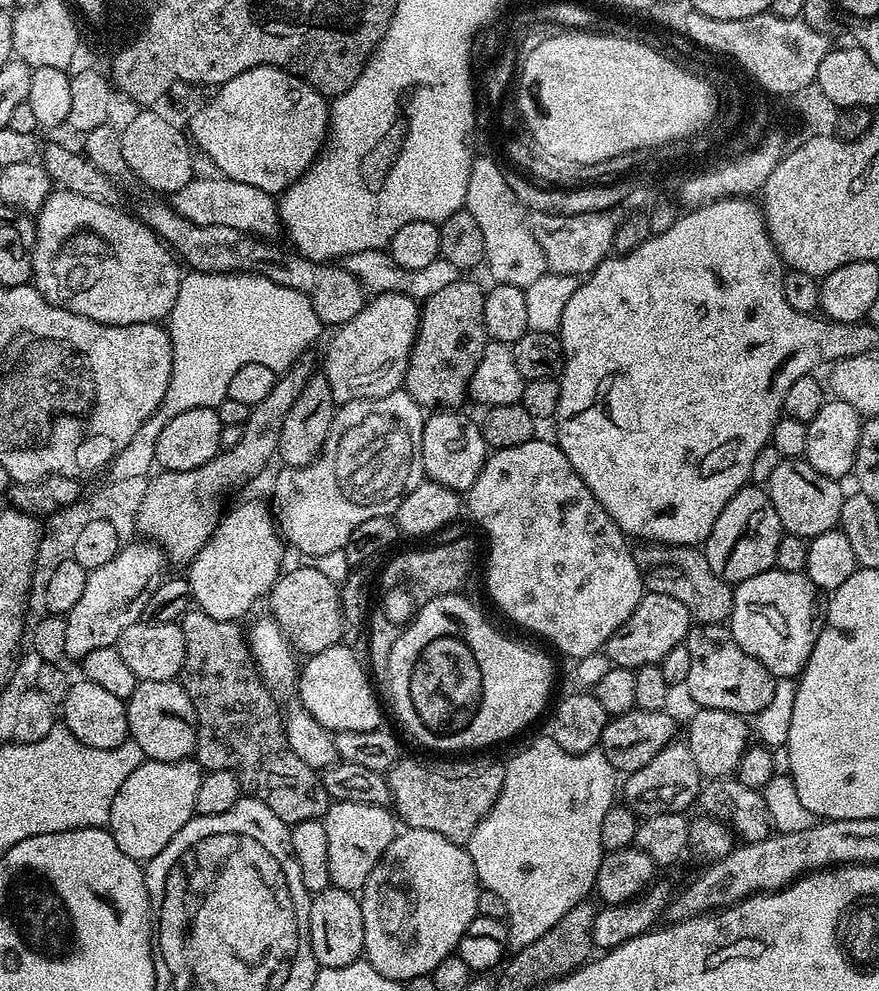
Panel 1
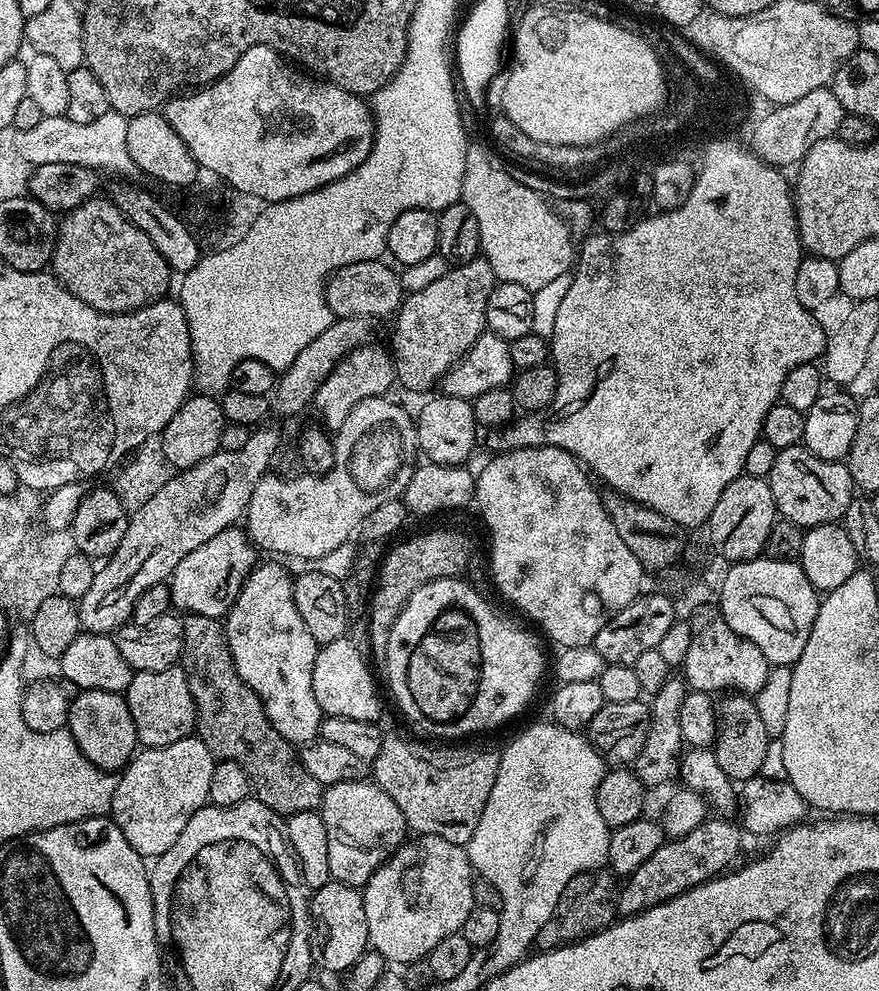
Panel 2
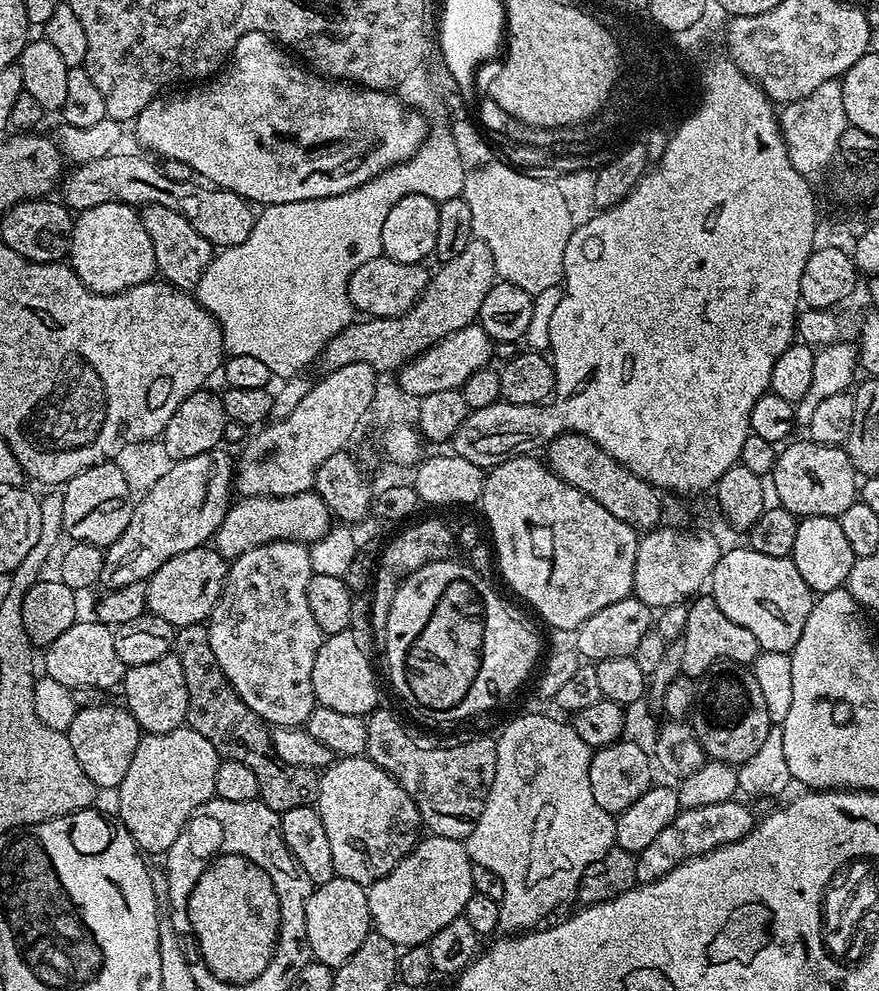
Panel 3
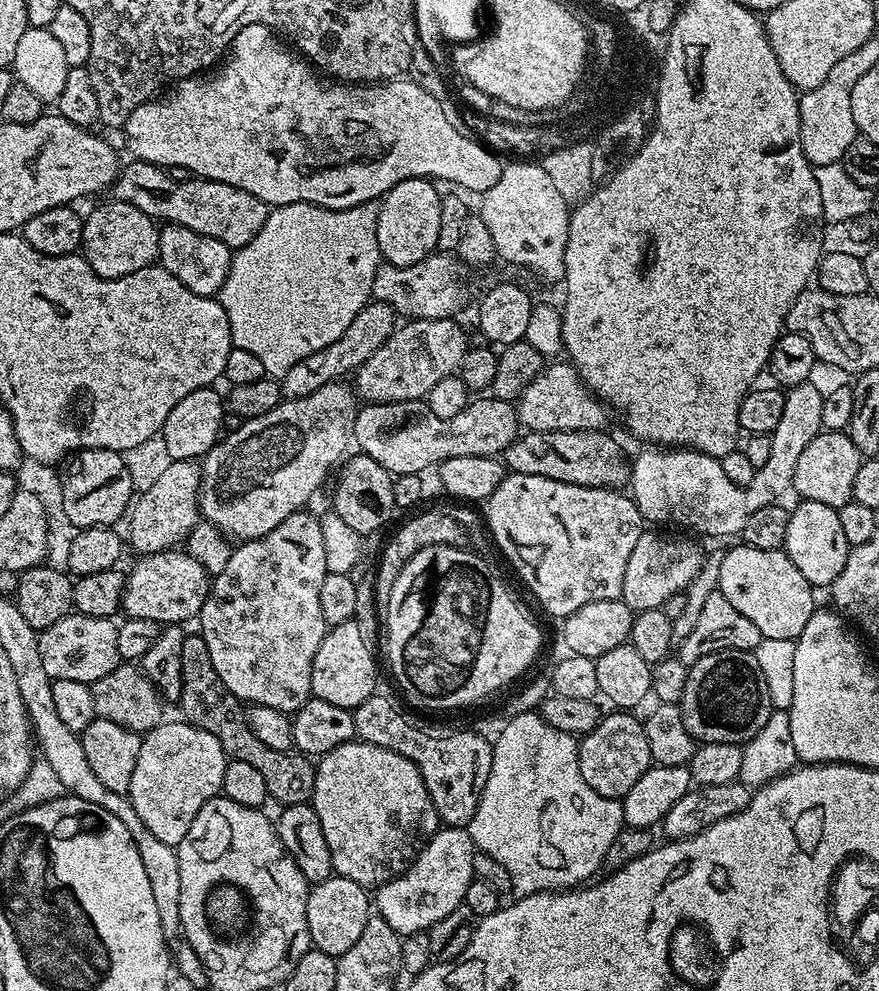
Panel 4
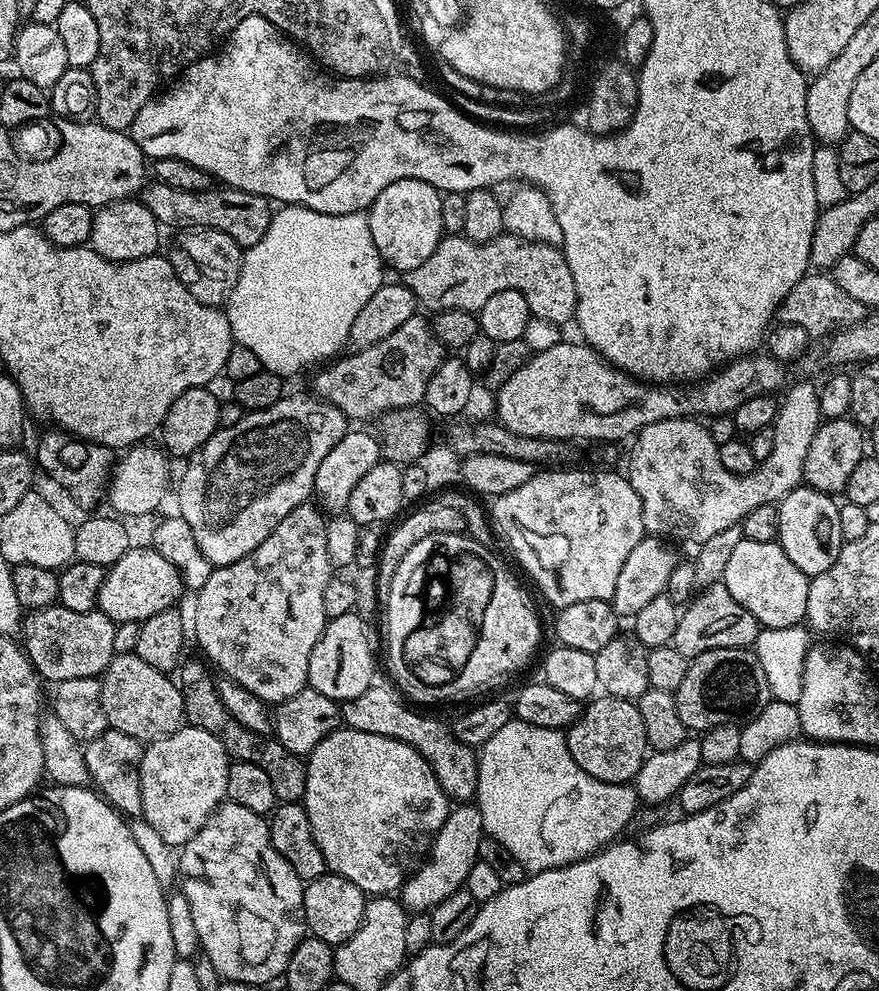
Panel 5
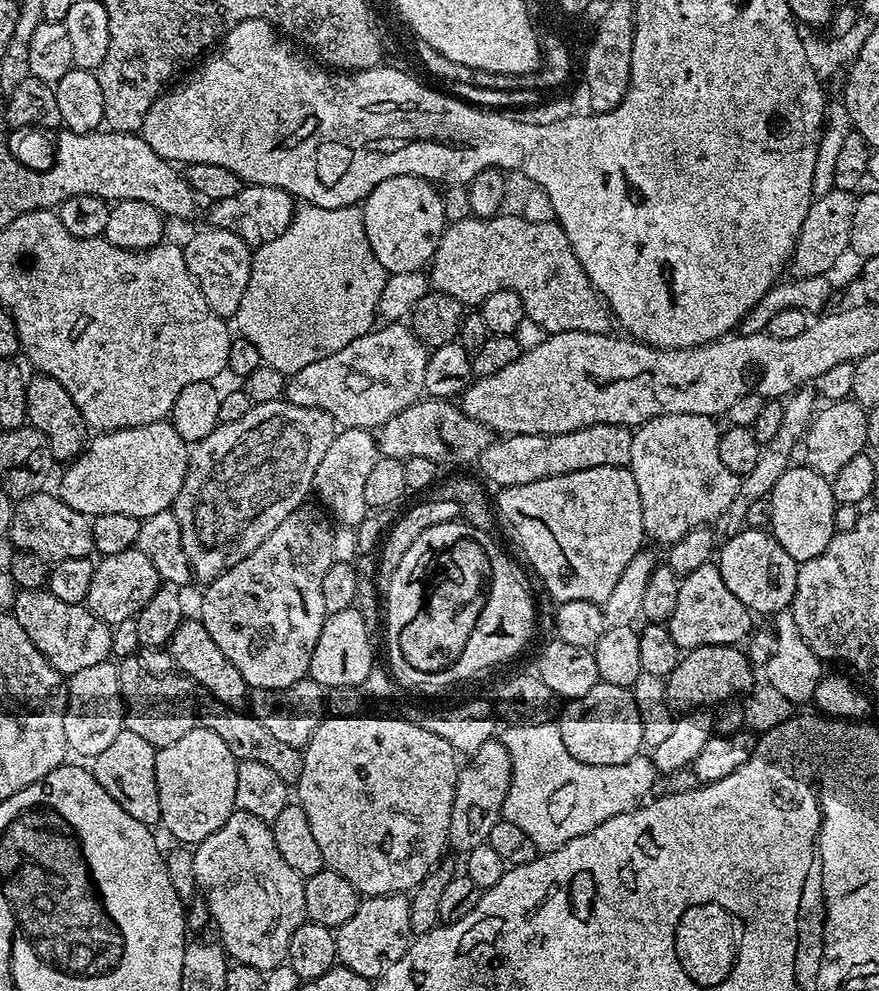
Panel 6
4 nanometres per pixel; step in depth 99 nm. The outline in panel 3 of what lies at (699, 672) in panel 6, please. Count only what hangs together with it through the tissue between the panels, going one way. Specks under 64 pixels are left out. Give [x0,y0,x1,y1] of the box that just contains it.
[690,660,774,766]

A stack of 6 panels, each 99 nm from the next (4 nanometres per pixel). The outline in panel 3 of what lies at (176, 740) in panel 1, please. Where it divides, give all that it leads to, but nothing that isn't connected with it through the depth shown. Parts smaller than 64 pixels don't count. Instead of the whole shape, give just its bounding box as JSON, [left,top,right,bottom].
[123,654,188,734]

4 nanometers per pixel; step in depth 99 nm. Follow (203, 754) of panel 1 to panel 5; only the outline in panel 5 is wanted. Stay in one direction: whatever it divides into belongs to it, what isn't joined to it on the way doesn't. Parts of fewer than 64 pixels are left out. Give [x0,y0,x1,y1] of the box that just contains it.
[178,659,308,801]

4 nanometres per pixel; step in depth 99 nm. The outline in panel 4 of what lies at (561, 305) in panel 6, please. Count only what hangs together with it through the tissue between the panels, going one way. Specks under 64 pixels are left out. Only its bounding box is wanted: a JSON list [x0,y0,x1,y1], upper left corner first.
[371,254,468,320]

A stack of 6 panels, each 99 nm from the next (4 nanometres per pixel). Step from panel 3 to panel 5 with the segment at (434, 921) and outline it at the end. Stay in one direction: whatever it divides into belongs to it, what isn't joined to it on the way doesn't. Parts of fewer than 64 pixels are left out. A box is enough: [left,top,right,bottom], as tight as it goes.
[399,802,483,914]

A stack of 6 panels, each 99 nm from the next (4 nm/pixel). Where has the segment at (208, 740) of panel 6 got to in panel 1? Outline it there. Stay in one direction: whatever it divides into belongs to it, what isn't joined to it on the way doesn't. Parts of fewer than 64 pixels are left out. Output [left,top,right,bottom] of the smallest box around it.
[106,758,204,862]

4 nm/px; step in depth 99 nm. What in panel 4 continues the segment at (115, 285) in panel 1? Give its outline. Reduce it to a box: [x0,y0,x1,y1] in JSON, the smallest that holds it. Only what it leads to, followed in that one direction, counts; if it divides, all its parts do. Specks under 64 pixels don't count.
[80,199,160,278]

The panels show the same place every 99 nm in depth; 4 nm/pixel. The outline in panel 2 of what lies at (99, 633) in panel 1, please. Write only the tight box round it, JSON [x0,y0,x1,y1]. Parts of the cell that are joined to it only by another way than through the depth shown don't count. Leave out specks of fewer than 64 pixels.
[77,422,282,634]

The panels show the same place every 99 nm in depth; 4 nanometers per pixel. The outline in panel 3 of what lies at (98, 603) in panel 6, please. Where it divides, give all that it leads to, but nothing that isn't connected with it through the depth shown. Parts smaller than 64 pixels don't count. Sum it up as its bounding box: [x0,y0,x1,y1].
[146,546,229,626]

